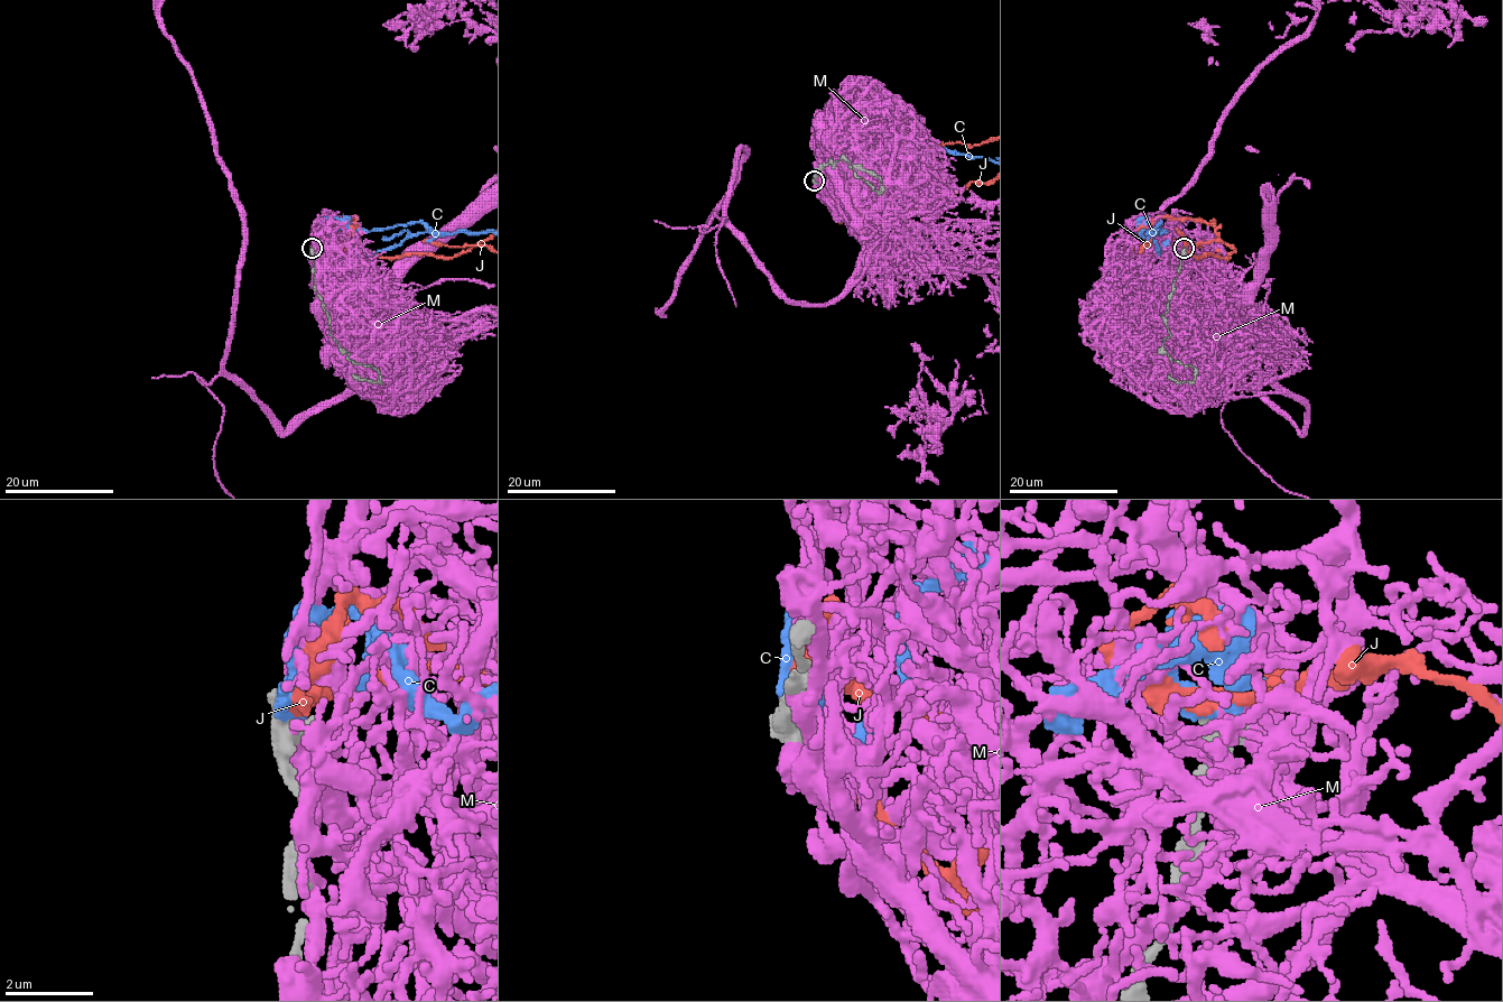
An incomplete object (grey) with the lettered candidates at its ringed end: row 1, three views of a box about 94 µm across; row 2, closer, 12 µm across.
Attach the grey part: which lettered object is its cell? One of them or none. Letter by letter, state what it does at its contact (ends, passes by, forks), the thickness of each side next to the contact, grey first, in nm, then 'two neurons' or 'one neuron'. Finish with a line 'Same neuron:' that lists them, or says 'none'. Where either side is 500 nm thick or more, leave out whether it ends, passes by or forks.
C: 750 nm thick on the grey side, 480 nm on the other; two neurons
J: 700 nm thick on the grey side, 280 nm on the other; two neurons
M: 750 nm thick on the grey side, 400 nm on the other; two neurons
Same neuron: none

